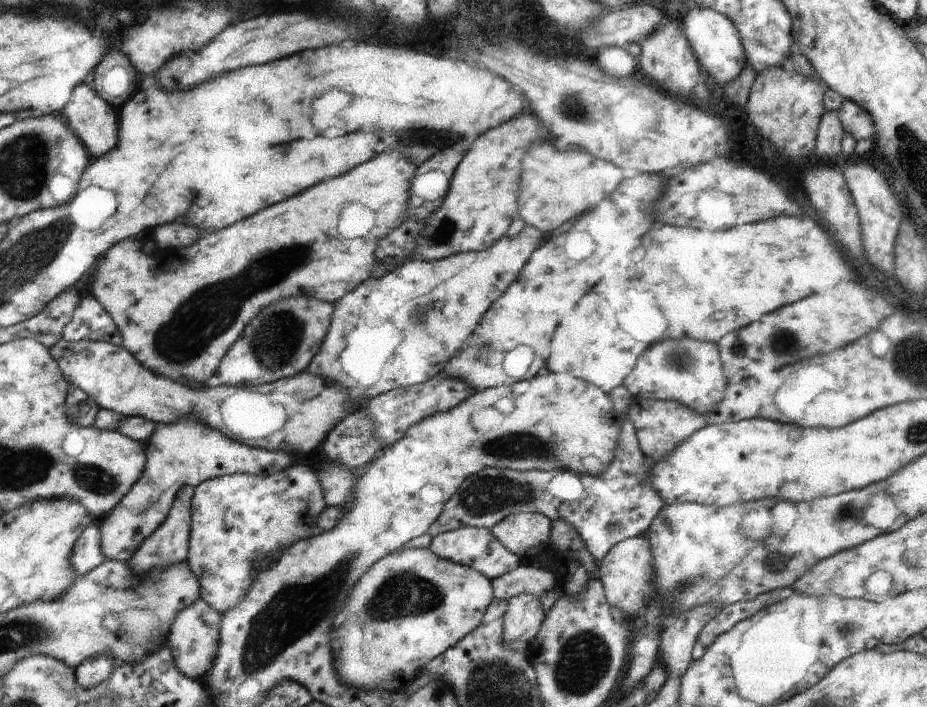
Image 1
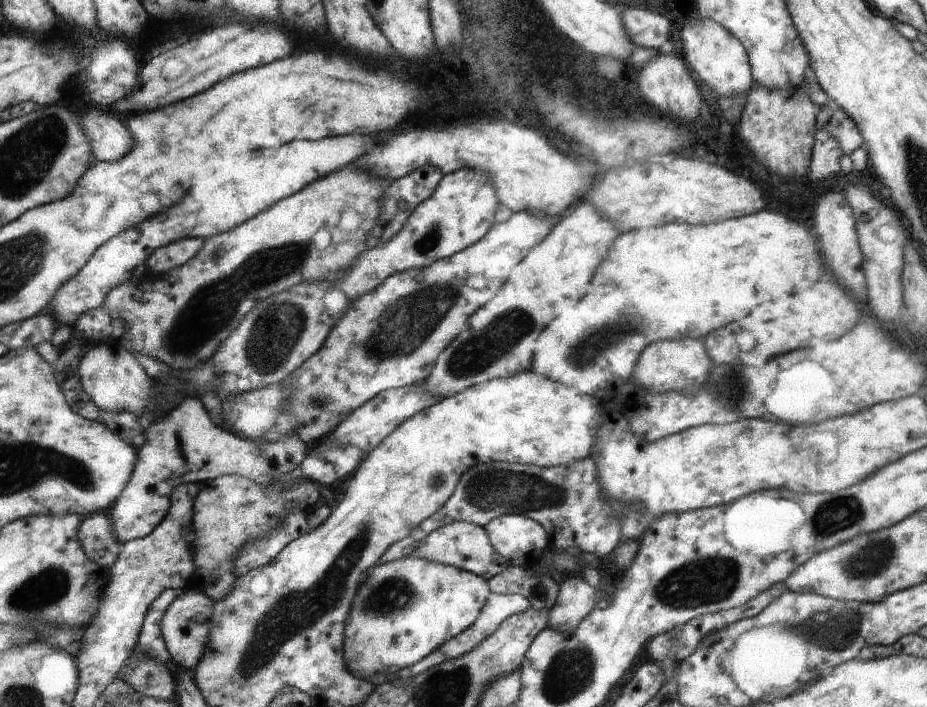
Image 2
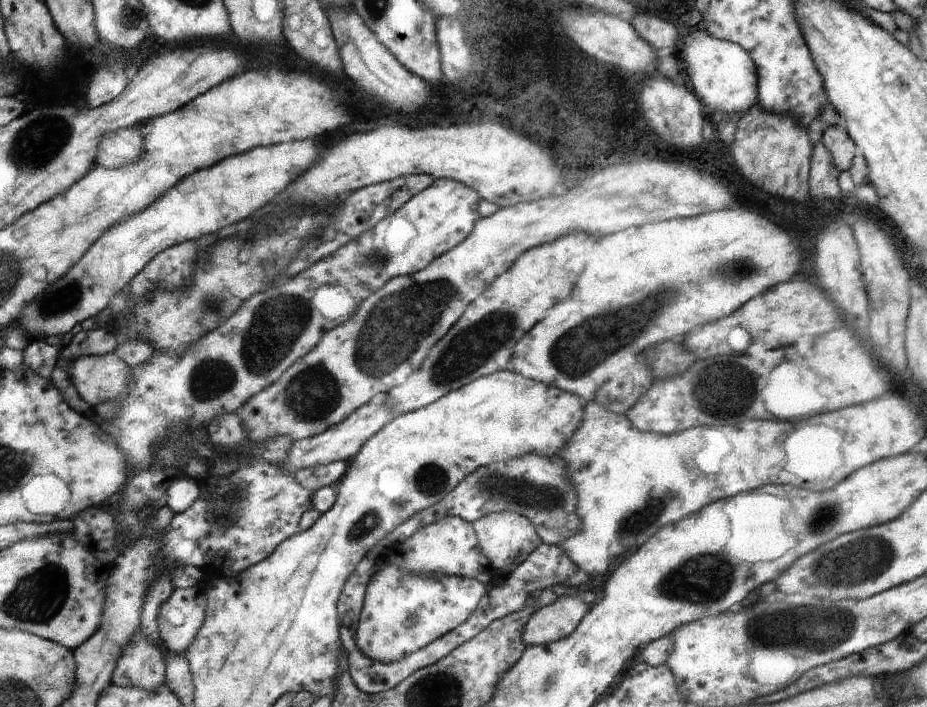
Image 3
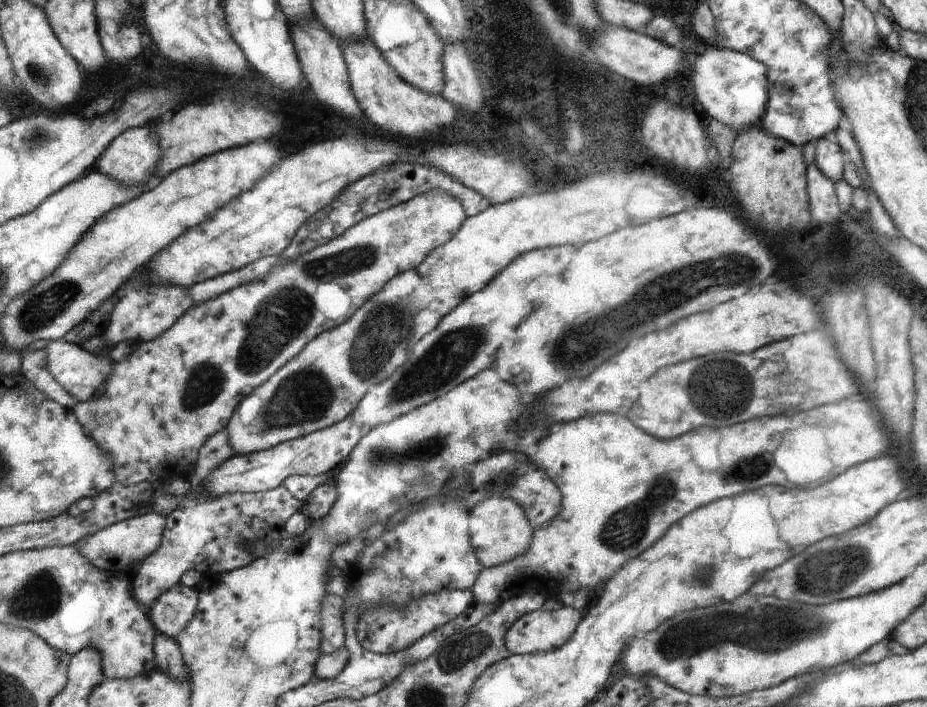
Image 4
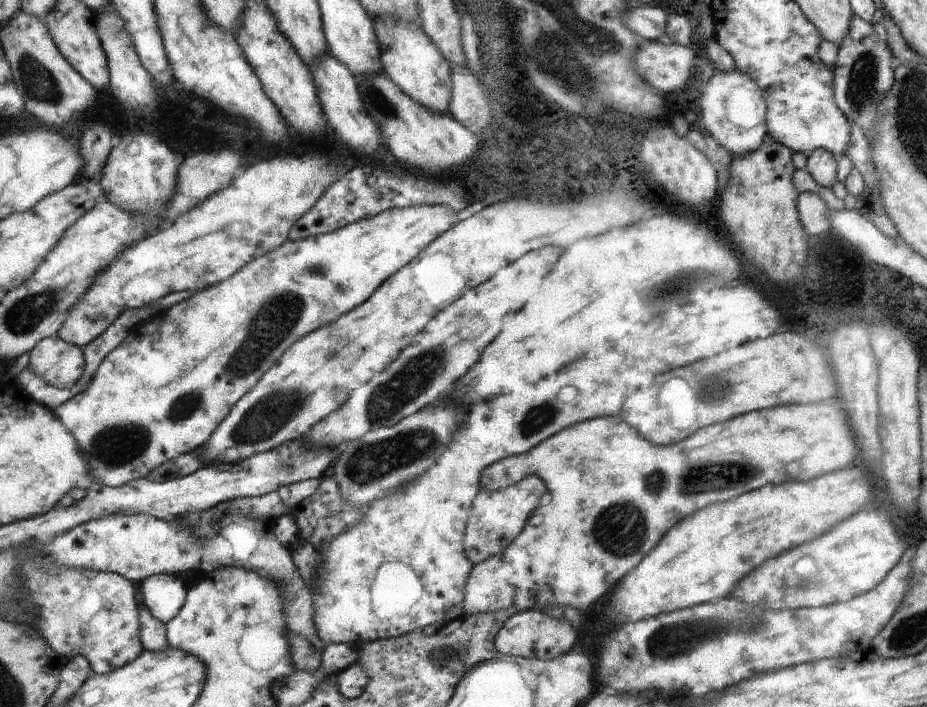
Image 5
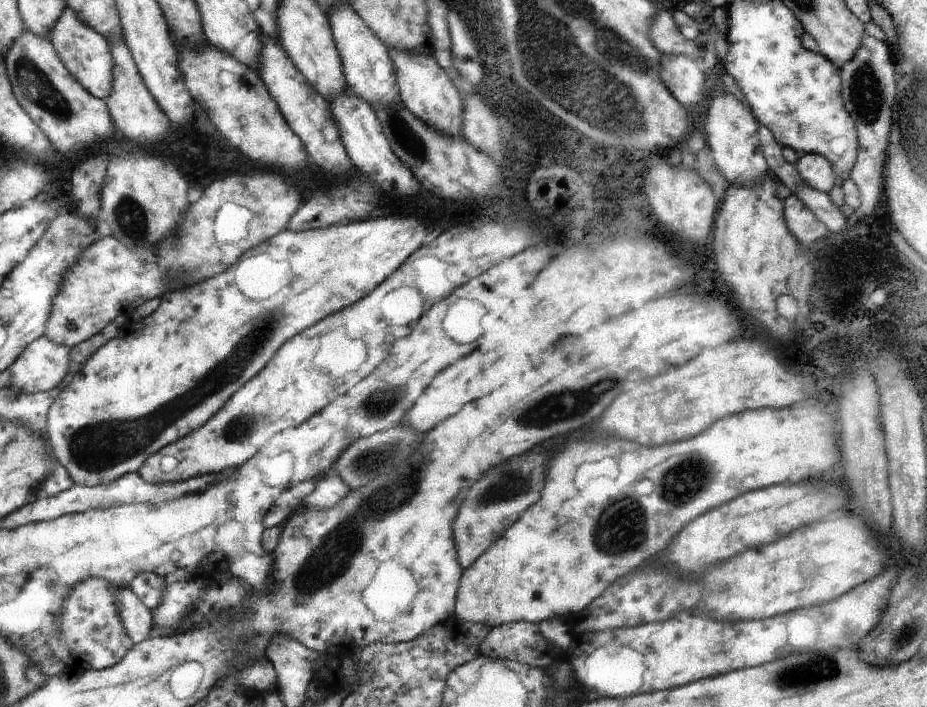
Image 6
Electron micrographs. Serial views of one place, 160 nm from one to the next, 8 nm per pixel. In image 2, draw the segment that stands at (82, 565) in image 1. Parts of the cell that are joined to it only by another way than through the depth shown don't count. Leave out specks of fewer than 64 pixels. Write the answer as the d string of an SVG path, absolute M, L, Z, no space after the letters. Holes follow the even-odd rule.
M94 513L84 517L81 539L85 551L102 568L111 568L118 558L122 543L115 537L110 517Z

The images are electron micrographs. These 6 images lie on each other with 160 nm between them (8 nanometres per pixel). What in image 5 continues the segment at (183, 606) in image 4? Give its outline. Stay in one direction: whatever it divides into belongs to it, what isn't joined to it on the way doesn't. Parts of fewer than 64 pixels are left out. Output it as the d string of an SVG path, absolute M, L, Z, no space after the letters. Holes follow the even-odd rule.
M176 574L149 576L141 588L145 606L164 625L178 616L188 598L188 585Z

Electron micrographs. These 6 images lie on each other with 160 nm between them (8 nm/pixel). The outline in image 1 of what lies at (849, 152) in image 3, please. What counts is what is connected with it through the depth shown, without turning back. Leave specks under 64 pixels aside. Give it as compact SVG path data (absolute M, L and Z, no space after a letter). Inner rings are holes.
M844 99L837 115L845 132L853 134L857 140L867 139L876 132L873 116L856 101Z

